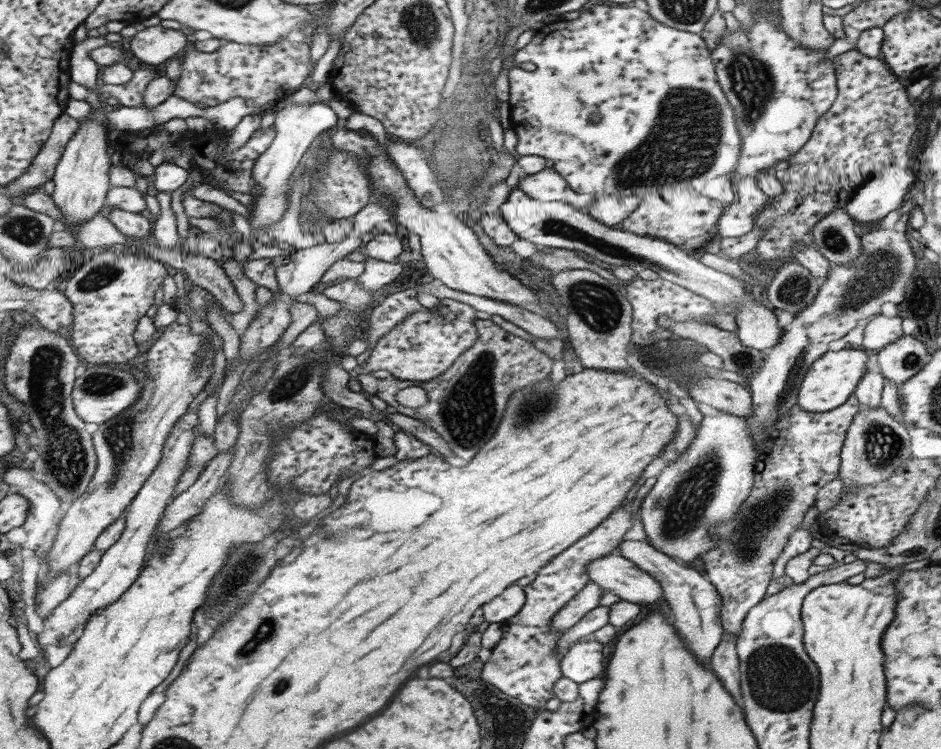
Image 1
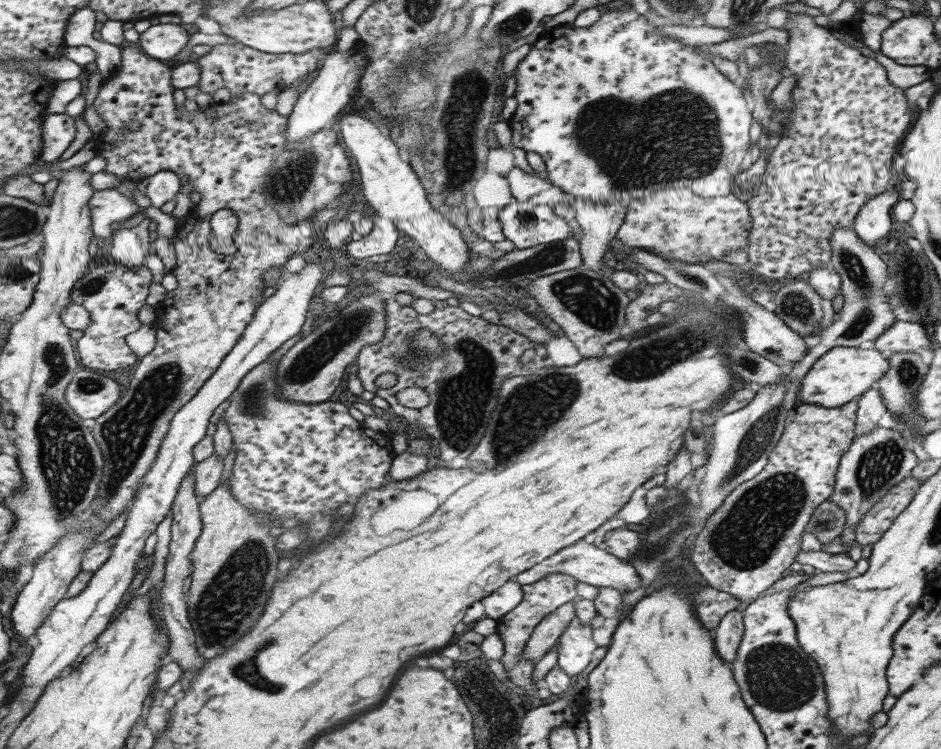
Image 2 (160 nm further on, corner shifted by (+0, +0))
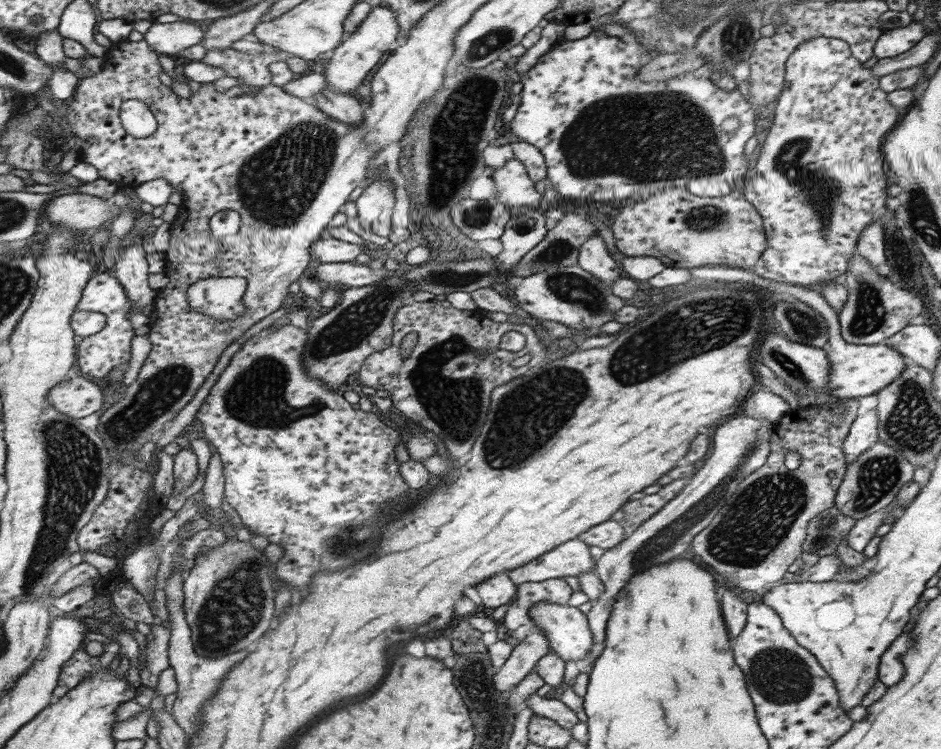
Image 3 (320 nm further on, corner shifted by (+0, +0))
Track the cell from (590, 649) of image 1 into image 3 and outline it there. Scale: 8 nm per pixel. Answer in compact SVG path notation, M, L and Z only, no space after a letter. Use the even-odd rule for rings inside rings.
M543 601L528 608L531 622L547 639L549 650L564 662L581 660L591 648L592 636L586 615L577 607Z

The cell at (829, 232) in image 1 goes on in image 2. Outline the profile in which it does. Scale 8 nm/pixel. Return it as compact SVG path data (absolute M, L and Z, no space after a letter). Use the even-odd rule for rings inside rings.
M838 228L830 236L831 259L829 268L833 268L840 278L840 290L843 296L841 310L835 315L833 323L821 331L821 346L829 350L834 346L857 347L861 342L874 340L896 322L893 306L887 301L883 284L887 280L885 262L878 258L864 242L857 238L852 228Z

